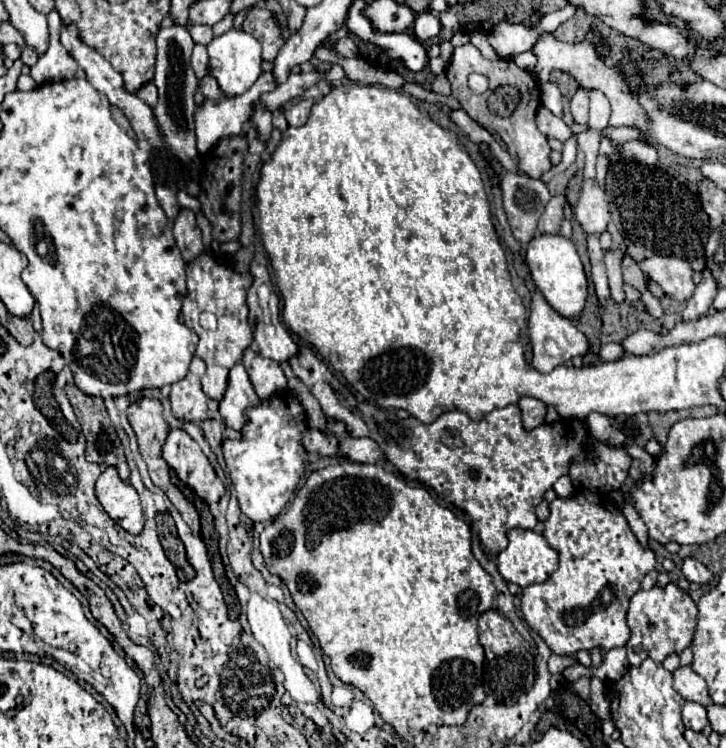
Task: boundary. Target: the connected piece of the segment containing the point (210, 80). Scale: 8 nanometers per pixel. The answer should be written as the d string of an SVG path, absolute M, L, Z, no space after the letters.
M209 73L201 79L201 83L199 83L199 91L201 91L209 101L213 101L213 103L219 103L221 99L225 99L223 91L221 91L219 85L217 85L217 79L215 79L213 75L209 75Z

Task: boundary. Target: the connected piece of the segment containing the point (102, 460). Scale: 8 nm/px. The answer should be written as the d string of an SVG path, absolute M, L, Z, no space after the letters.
M67 385L65 393L75 409L77 421L83 427L83 435L87 437L87 459L99 465L113 465L119 469L123 481L129 479L129 465L125 461L125 453L121 441L107 417L107 409L103 399L89 397L81 393L75 385Z

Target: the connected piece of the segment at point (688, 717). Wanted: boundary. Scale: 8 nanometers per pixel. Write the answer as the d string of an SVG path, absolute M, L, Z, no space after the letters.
M687 701L687 703L683 705L683 723L685 723L687 729L701 731L701 729L709 723L709 721L707 721L707 709L705 709L705 705Z

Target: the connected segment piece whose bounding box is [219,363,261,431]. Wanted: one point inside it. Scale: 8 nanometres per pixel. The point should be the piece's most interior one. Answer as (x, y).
(240, 394)

